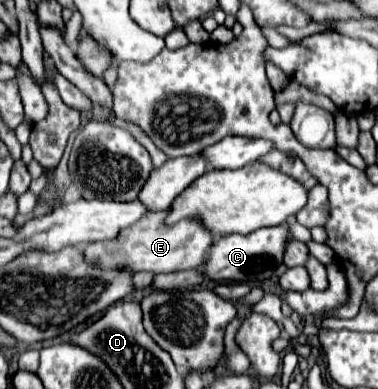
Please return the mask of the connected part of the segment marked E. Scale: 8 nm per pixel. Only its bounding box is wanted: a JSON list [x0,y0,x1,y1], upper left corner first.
[84,211,214,273]

